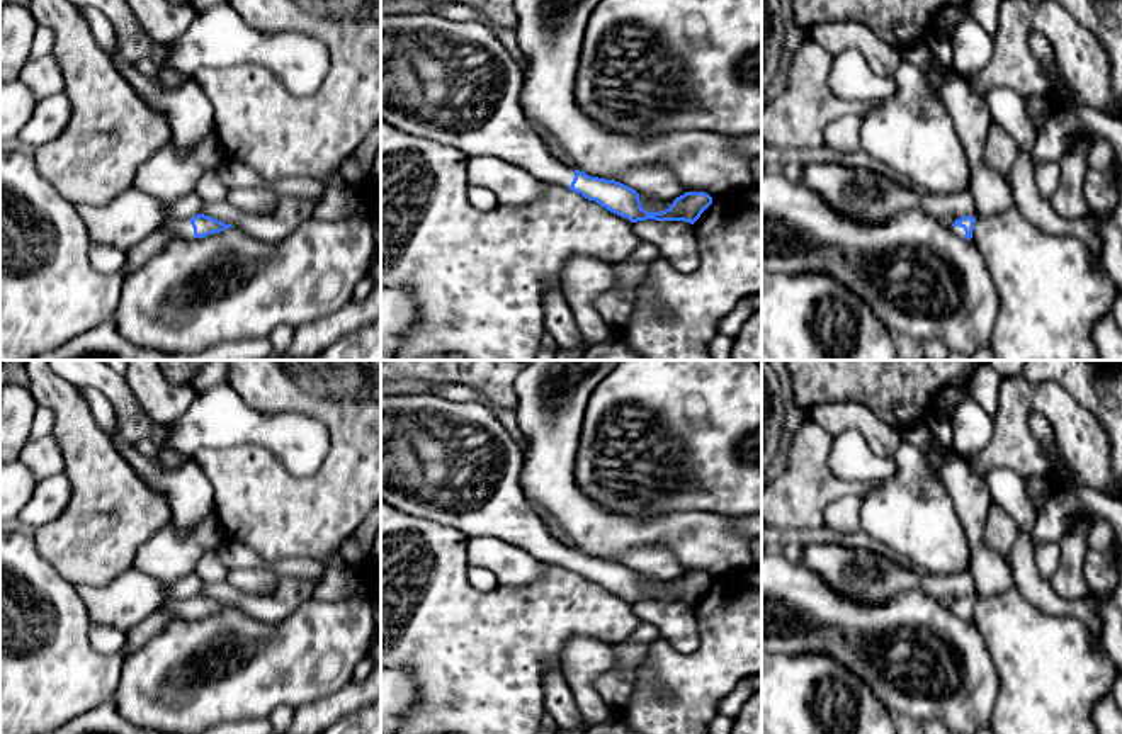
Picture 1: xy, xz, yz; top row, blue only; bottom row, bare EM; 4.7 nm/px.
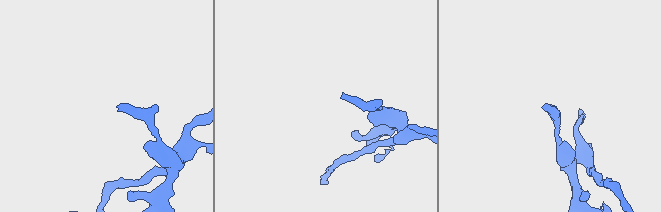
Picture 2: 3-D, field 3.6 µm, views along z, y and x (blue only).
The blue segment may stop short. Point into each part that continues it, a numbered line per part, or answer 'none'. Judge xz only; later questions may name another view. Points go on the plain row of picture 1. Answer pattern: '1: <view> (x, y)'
1: xz (451, 462)

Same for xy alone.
1: xy (182, 610)

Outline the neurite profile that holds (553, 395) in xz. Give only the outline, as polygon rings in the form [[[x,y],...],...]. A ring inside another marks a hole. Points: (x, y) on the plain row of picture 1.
[[[529,360],[515,379],[517,423],[525,440],[520,484],[534,510],[546,510],[571,539],[576,550],[605,561],[641,545],[661,544],[673,550],[685,573],[706,573],[712,579],[734,571],[746,571],[755,566],[751,540],[762,537],[762,515],[746,518],[719,517],[711,511],[675,511],[666,517],[648,520],[614,515],[588,498],[576,483],[575,466],[585,411],[595,387],[619,365],[620,360]]]

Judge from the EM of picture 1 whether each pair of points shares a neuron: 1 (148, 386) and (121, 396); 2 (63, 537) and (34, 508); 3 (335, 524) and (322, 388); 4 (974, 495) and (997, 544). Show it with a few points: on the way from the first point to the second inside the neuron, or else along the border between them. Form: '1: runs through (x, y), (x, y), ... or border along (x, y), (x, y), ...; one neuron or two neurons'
1: border along (124, 378), (141, 408), (157, 423); two neurons
2: border along (72, 488), (68, 505), (34, 530); two neurons
3: runs through (342, 490), (342, 422); one neuron
4: border along (983, 537), (991, 549), (1003, 554); two neurons

